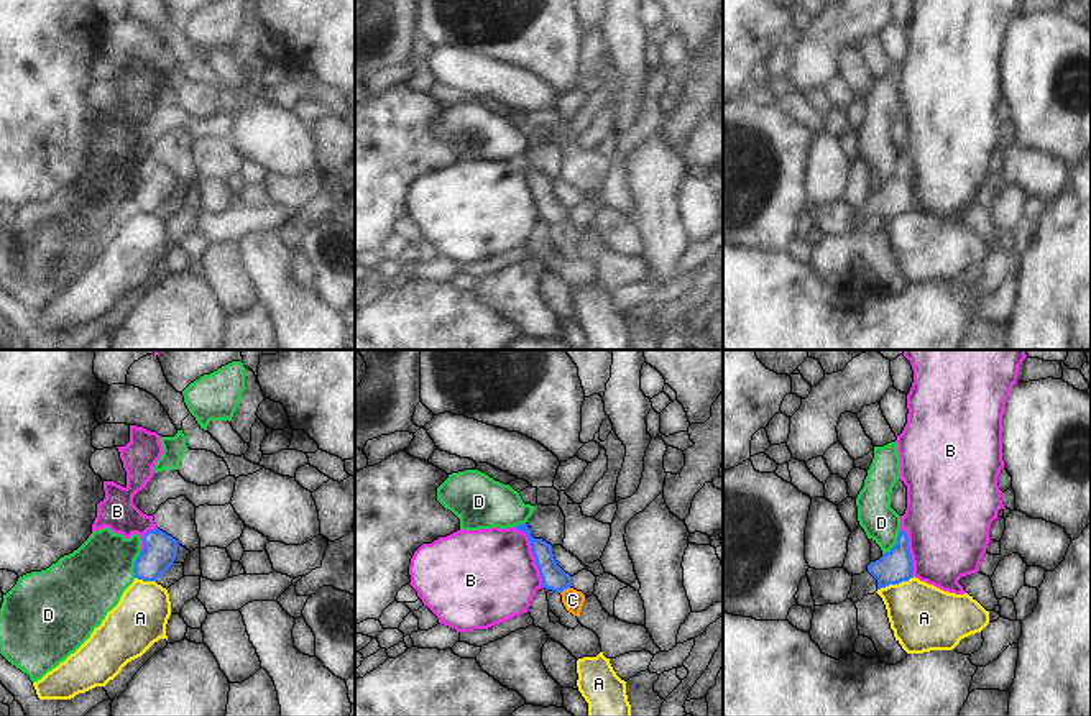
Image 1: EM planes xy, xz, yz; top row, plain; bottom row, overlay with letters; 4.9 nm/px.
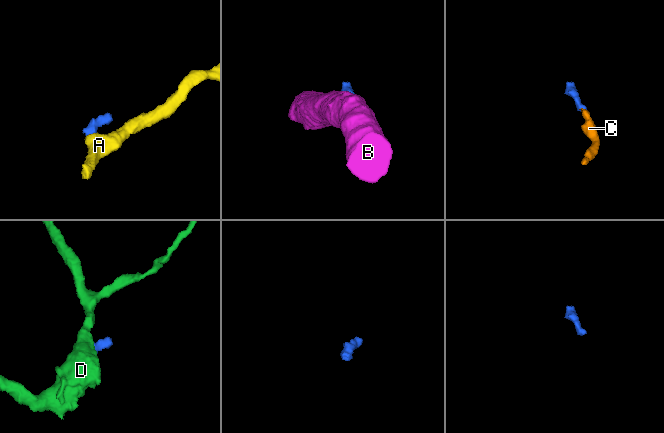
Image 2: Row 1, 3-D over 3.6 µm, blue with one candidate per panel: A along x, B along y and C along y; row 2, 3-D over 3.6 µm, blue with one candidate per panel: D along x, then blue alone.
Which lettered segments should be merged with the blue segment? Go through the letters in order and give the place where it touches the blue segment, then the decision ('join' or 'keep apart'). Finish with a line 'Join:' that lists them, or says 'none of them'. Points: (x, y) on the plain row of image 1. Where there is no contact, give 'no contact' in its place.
A: meets blue in yz at (896, 215); keep apart
B: meets blue in xz at (533, 186); keep apart
C: meets blue in xz at (564, 220); join
D: meets blue in yz at (897, 174); keep apart
Join: C

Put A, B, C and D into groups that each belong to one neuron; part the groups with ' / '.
A / B / C / D

